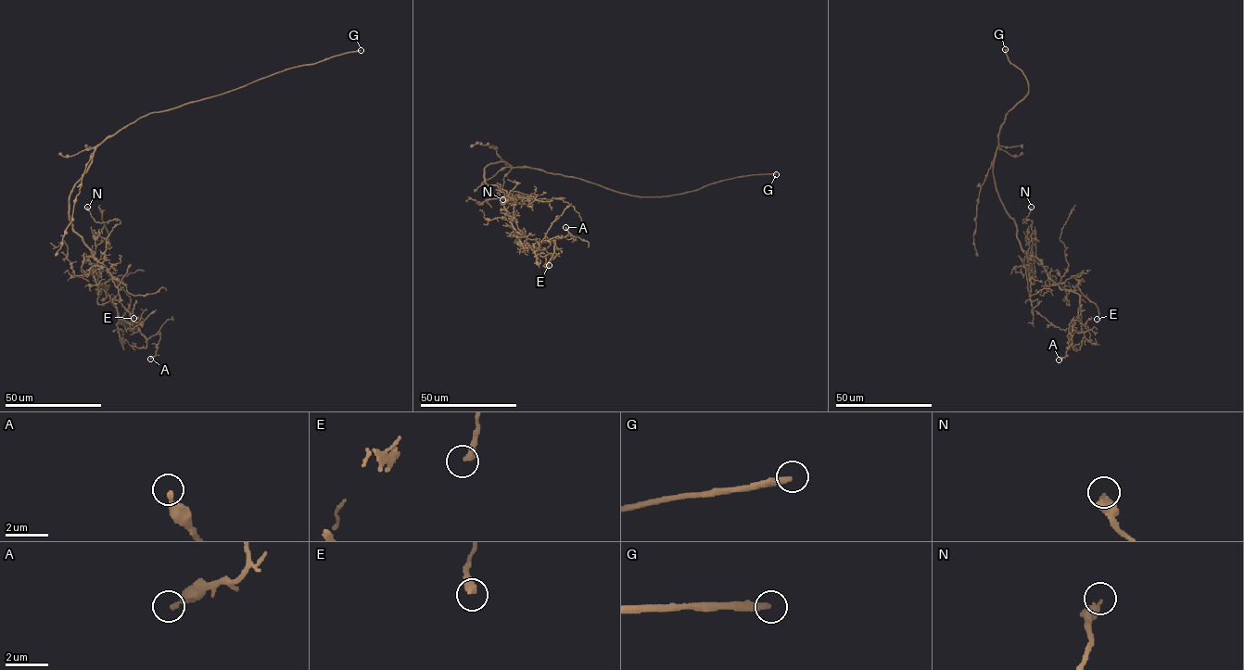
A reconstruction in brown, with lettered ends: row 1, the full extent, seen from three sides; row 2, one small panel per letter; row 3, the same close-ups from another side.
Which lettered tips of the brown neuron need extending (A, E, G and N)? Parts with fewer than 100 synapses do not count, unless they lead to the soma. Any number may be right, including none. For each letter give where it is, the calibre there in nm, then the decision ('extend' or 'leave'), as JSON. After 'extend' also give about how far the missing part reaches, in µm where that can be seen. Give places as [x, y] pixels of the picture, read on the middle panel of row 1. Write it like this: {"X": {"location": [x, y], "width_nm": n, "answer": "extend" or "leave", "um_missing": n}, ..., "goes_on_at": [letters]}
{"A": {"location": [565, 227], "width_nm": 300, "answer": "leave"}, "E": {"location": [549, 265], "width_nm": 360, "answer": "leave"}, "G": {"location": [776, 174], "width_nm": 280, "answer": "extend", "um_missing": 250}, "N": {"location": [502, 199], "width_nm": 400, "answer": "leave"}, "goes_on_at": ["G"]}

